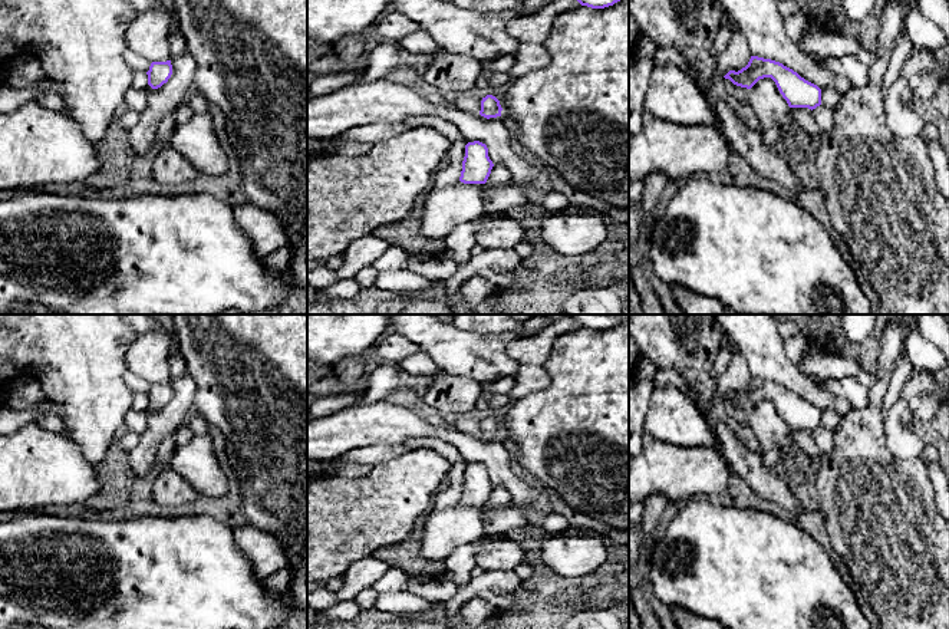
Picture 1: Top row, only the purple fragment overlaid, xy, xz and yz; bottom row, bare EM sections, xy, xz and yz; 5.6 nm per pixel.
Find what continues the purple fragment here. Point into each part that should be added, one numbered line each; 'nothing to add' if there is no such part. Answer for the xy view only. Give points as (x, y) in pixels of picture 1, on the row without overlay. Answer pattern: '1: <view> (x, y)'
nothing to add

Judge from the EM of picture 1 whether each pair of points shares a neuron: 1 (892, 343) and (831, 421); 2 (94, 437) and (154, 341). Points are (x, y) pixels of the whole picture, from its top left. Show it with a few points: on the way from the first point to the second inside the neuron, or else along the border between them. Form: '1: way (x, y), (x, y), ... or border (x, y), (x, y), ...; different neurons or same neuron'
1: border (843, 418), (834, 432); different neurons
2: border (131, 341), (127, 349), (128, 374); different neurons

